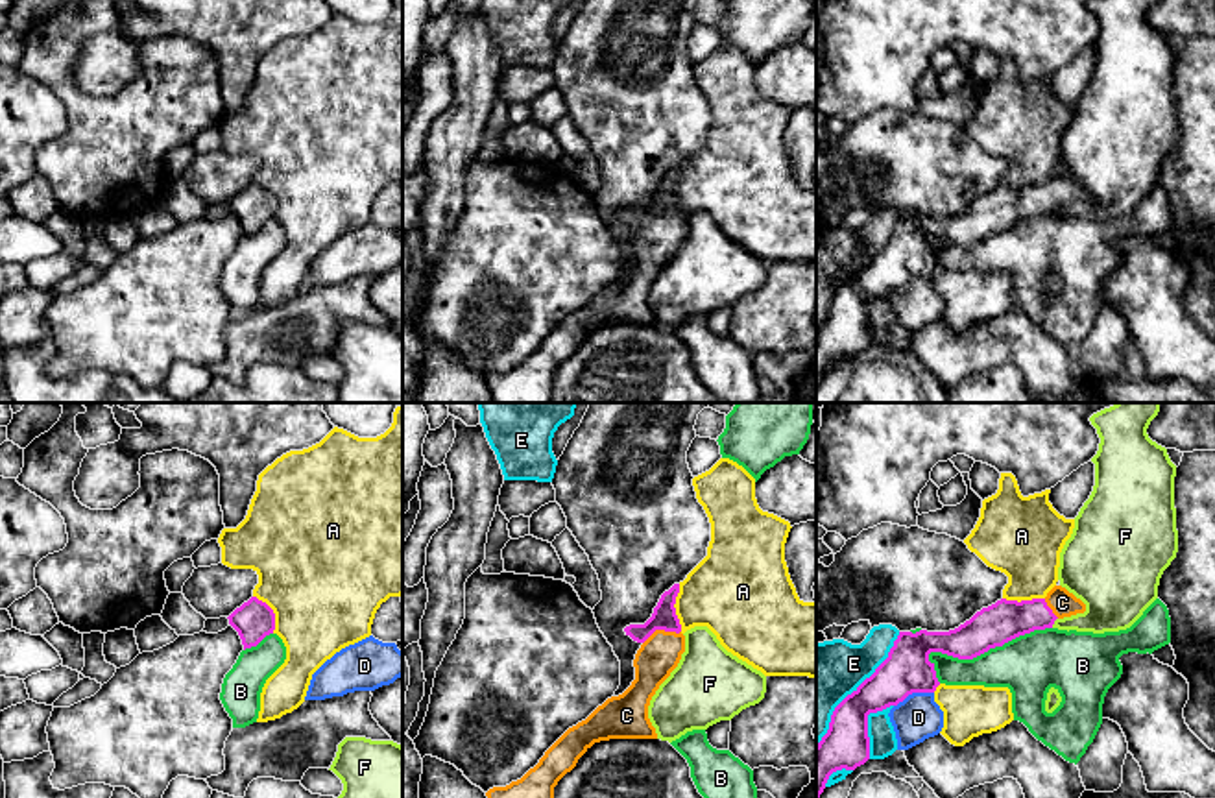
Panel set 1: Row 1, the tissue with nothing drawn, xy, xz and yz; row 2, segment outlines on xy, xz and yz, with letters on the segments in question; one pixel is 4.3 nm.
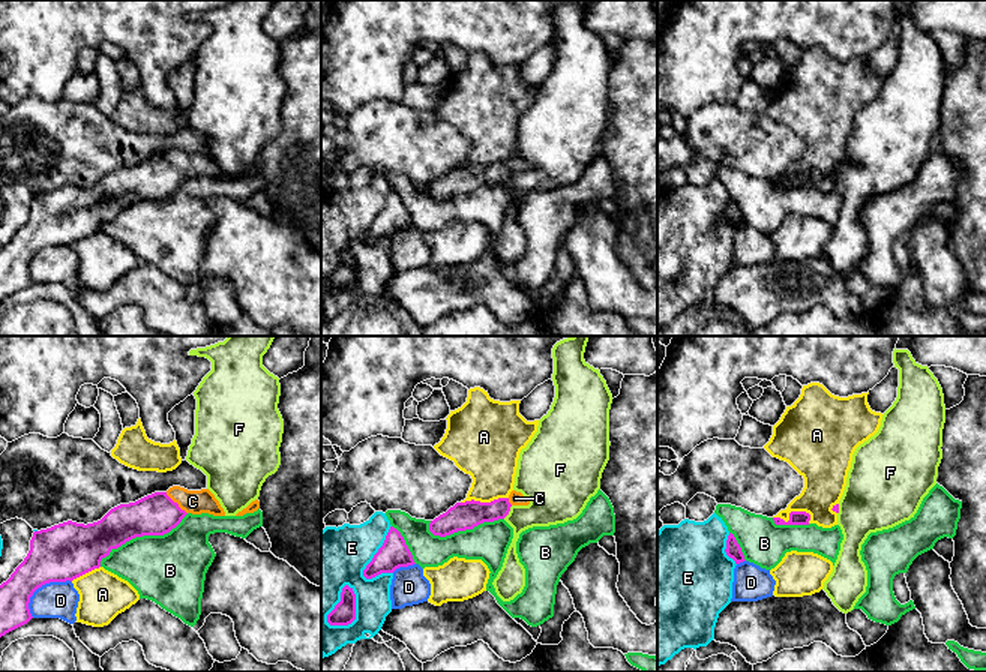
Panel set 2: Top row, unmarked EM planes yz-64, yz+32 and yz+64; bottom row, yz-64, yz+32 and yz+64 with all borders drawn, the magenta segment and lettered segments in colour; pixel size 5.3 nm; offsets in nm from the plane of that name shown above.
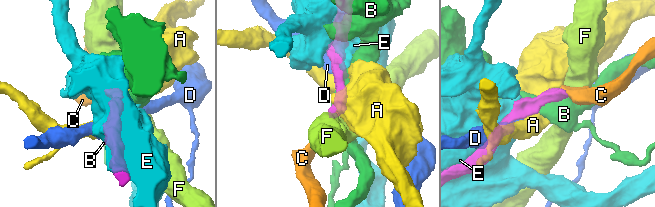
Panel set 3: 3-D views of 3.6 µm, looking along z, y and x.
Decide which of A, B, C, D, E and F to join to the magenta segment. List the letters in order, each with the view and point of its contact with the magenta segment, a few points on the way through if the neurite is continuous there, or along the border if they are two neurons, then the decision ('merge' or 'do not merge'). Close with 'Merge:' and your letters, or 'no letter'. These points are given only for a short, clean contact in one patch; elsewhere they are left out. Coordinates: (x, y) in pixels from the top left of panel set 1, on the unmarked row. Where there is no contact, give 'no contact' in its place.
A: contact xz (674, 194); do not merge
B: contact yz (986, 237); do not merge
C: contact xz (661, 215); way xz (663, 204), (661, 215), (660, 241); merge
D: contact yz (913, 278); do not merge
E: contact yz (854, 278); do not merge
F: contact yz (1053, 209); do not merge
Merge: C

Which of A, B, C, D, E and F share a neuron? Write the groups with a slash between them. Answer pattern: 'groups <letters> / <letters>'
groups A / B / C / D / E / F

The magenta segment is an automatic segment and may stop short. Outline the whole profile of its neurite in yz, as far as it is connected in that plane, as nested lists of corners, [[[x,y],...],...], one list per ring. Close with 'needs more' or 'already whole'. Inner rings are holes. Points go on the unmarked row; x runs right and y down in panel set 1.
[[[1062,172],[1045,185],[1006,187],[982,194],[949,218],[899,218],[888,244],[833,297],[829,316],[816,331],[816,386],[836,357],[855,357],[870,345],[868,301],[897,292],[912,279],[940,272],[931,238],[973,246],[990,235],[1053,214],[1056,205],[1084,200],[1086,190]]] | needs more

